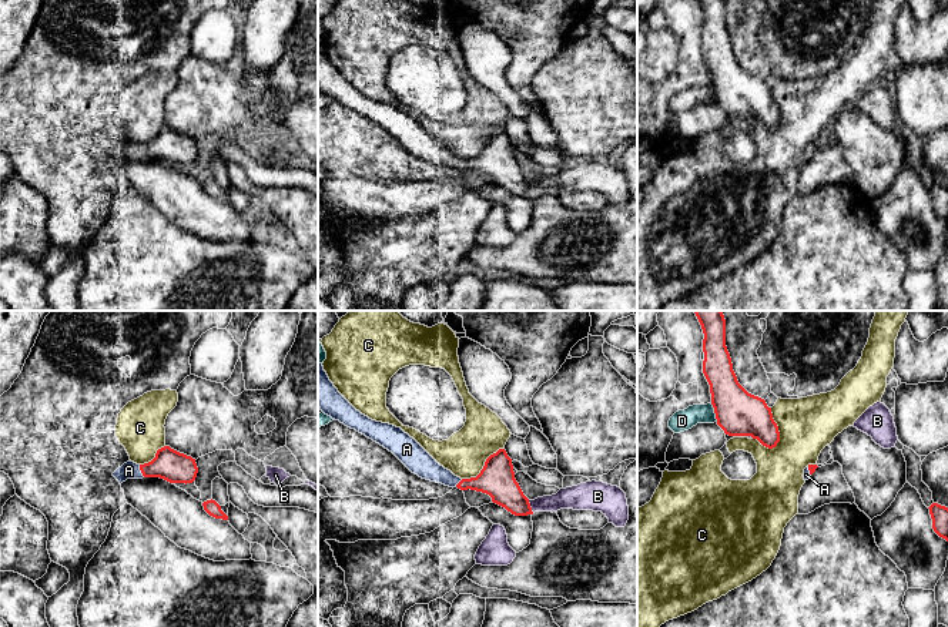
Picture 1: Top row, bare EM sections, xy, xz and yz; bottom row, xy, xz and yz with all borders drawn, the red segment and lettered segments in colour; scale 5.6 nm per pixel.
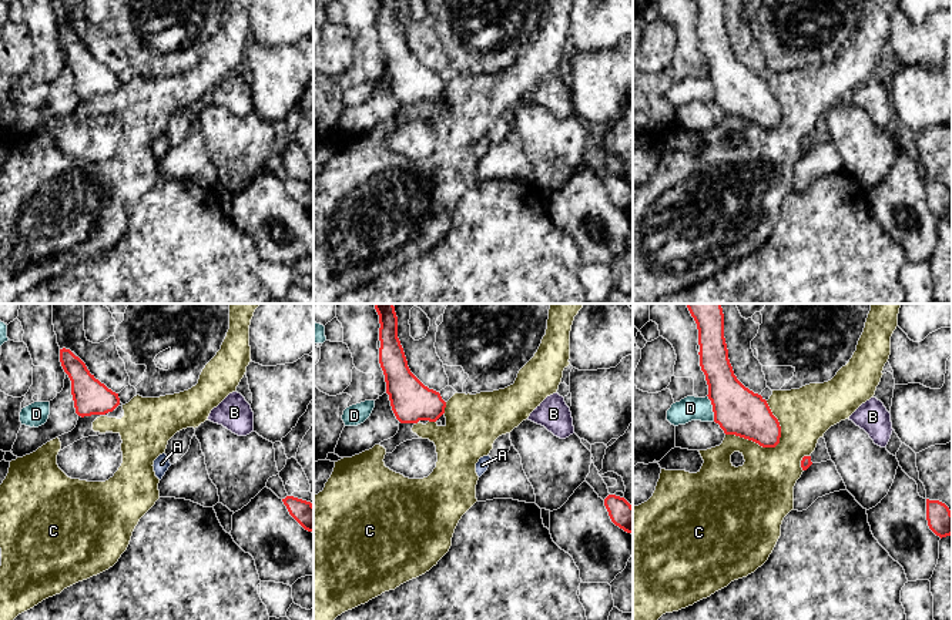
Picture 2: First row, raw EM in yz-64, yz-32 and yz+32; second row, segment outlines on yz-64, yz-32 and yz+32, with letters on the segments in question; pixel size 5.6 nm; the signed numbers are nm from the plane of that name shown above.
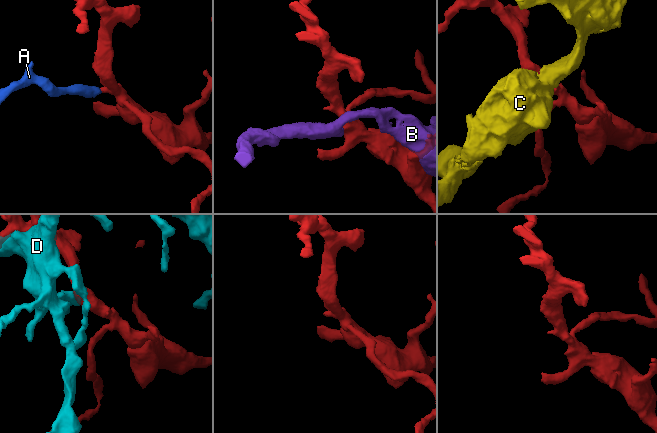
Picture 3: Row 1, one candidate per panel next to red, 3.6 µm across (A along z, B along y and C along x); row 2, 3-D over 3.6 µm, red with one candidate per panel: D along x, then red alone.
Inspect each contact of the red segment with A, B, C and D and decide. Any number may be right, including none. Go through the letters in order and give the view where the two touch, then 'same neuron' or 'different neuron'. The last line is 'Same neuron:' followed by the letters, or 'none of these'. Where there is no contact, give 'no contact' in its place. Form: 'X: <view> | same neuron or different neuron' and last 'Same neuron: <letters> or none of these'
A: xy | same neuron
B: xz | different neuron
C: yz | different neuron
D: yz | different neuron
Same neuron: A

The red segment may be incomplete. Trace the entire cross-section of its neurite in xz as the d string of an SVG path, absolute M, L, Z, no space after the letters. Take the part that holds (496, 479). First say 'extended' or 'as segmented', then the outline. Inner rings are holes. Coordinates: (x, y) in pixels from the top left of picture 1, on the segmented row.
extended; M318 363L318 406L325 415L392 452L419 477L460 490L470 489L486 493L493 503L505 507L515 516L533 514L529 499L515 479L512 459L505 449L490 455L476 477L460 479L440 466L401 428L372 420L356 410L329 380L322 363Z

